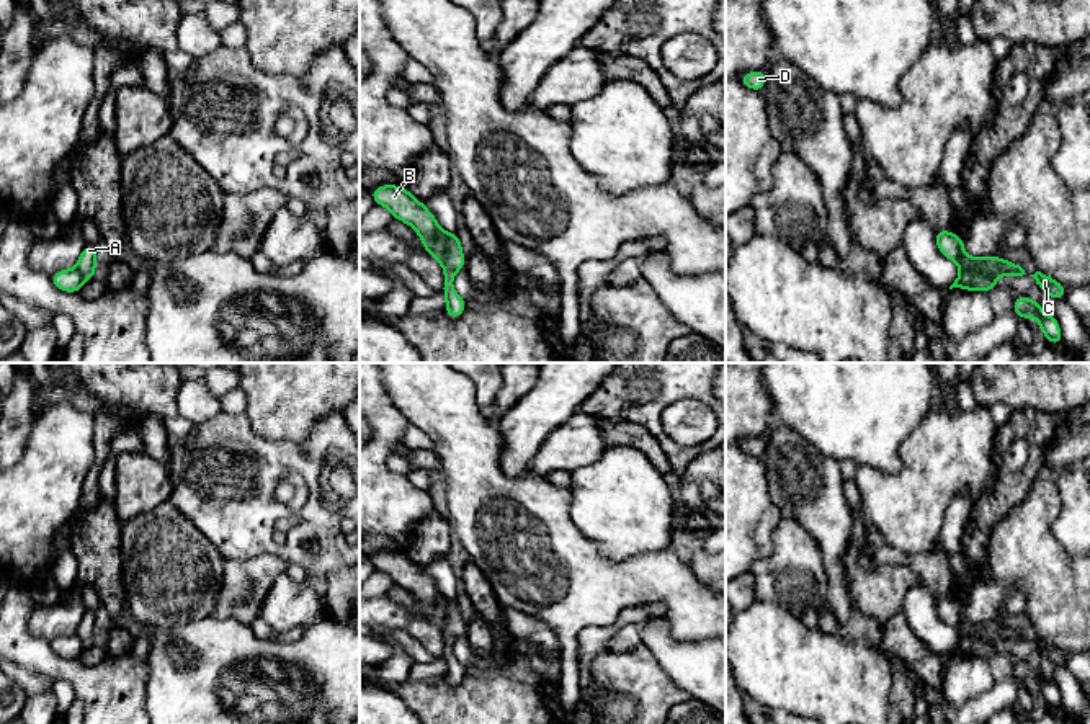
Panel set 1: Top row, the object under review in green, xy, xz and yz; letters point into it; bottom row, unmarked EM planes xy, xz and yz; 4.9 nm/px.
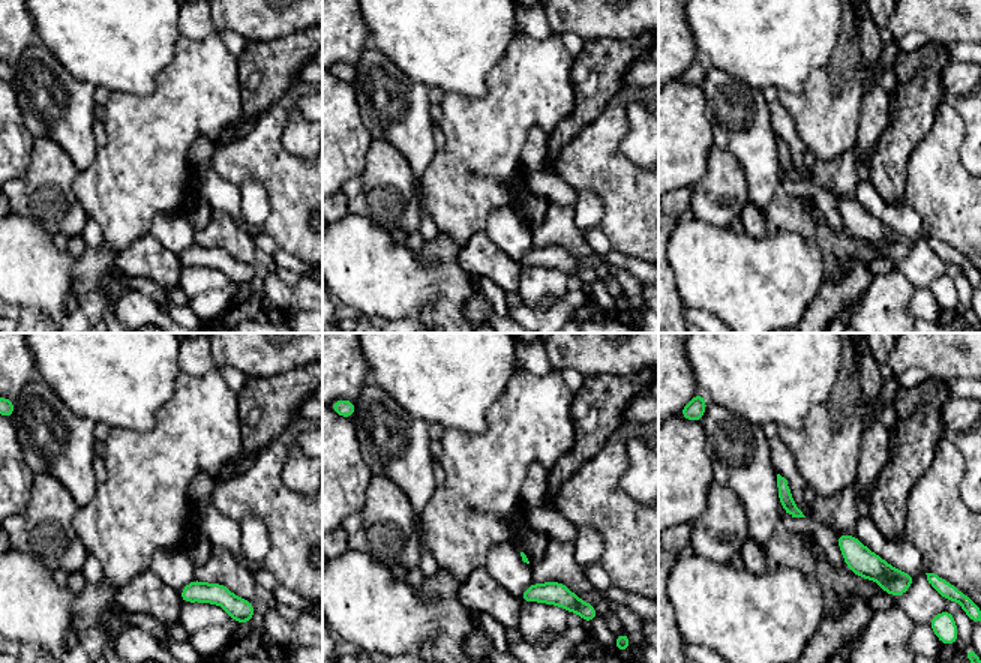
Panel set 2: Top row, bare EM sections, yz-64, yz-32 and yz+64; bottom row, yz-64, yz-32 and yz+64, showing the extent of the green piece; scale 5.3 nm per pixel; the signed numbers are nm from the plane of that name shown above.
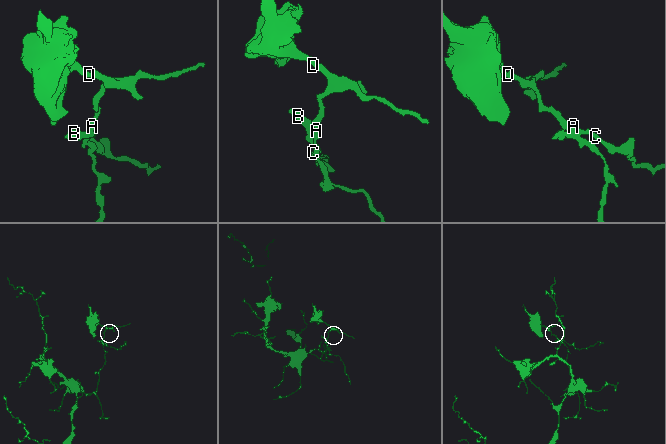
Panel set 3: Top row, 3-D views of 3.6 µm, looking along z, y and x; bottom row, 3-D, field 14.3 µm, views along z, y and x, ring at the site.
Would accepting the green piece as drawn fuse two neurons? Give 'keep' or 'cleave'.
cleave

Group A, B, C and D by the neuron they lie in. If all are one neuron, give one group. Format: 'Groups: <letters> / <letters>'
Groups: A C D / B

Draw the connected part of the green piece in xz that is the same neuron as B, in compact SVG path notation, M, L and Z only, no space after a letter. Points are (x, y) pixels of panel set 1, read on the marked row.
M384 185L371 191L373 203L387 208L394 219L415 229L423 248L440 263L444 257L446 232L440 227L435 216L418 198L412 196L405 186Z

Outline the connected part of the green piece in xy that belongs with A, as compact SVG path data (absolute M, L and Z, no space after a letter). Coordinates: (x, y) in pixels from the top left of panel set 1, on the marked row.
M85 244L83 252L77 260L77 270L80 271L85 281L90 281L96 275L95 271L96 261L98 260L95 245Z

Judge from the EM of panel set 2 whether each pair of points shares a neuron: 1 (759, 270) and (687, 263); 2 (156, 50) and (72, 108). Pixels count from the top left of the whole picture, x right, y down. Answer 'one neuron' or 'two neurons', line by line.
1: one neuron
2: two neurons

